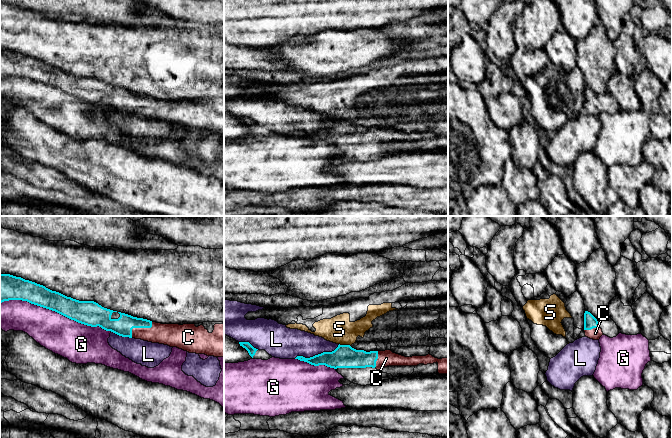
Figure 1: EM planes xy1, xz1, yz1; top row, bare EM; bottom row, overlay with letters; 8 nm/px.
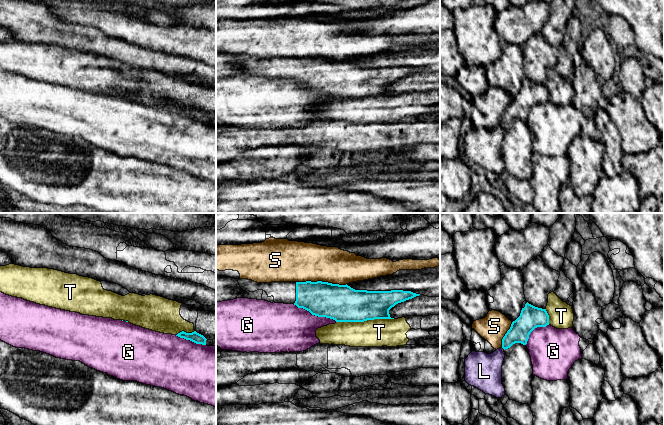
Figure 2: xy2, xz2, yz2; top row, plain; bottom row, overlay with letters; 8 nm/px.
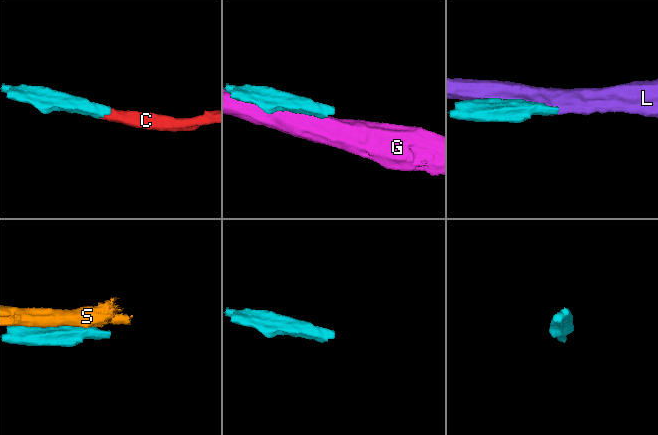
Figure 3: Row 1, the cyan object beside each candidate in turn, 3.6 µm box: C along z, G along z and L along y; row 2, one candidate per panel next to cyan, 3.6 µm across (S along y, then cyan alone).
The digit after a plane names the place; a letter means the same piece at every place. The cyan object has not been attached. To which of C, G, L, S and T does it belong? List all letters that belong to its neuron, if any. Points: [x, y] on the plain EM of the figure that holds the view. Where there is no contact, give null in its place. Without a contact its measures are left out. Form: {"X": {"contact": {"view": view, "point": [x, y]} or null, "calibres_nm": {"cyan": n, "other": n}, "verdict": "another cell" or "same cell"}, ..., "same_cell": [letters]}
{"C": {"contact": {"view": "xy1", "point": [139, 103]}, "calibres_nm": {"cyan": 150, "other": 180}, "verdict": "same cell"}, "G": {"contact": {"view": "xy1", "point": [56, 87]}, "calibres_nm": {"cyan": 190, "other": 300}, "verdict": "another cell"}, "L": {"contact": {"view": "xz1", "point": [316, 131]}, "calibres_nm": {"cyan": 190, "other": 240}, "verdict": "another cell"}, "S": {"contact": {"view": "xz2", "point": [321, 57]}, "calibres_nm": {"cyan": 300, "other": 320}, "verdict": "another cell"}, "T": {"contact": {"view": "xz2", "point": [364, 96]}, "calibres_nm": {"cyan": 300, "other": 220}, "verdict": "another cell"}, "same_cell": ["C"]}

